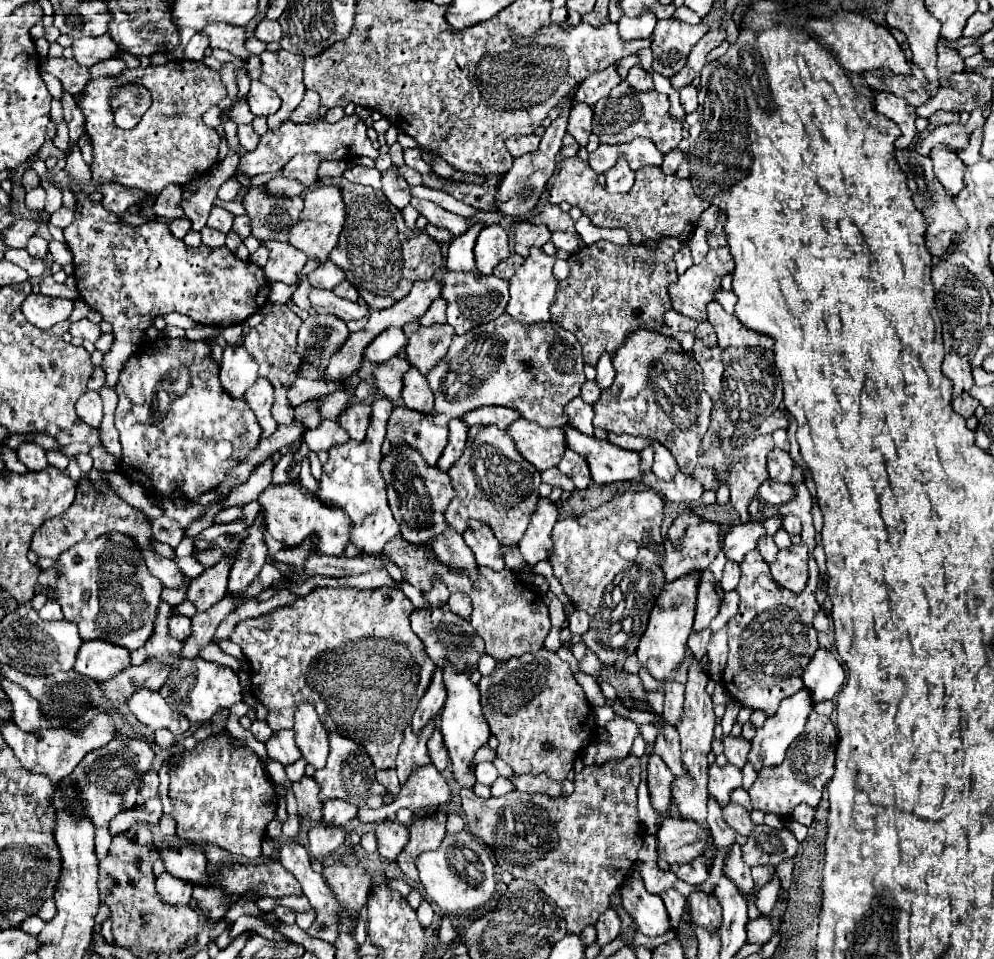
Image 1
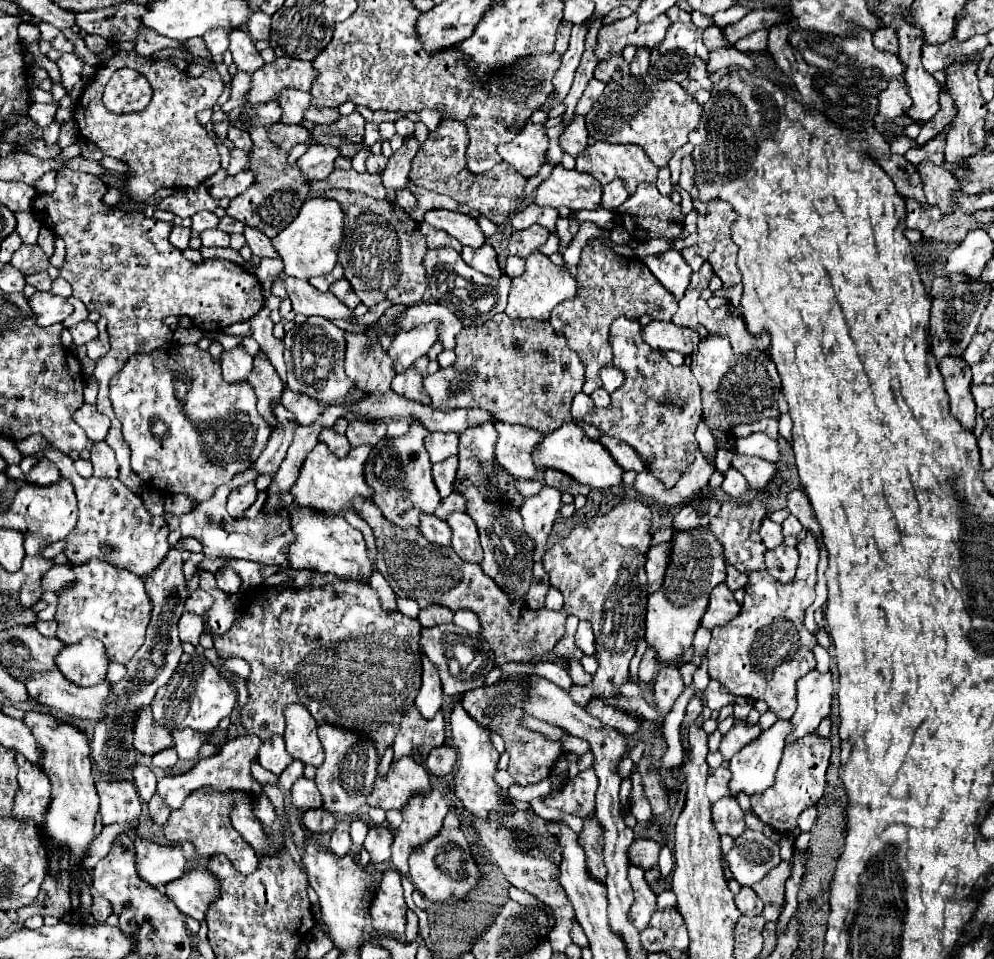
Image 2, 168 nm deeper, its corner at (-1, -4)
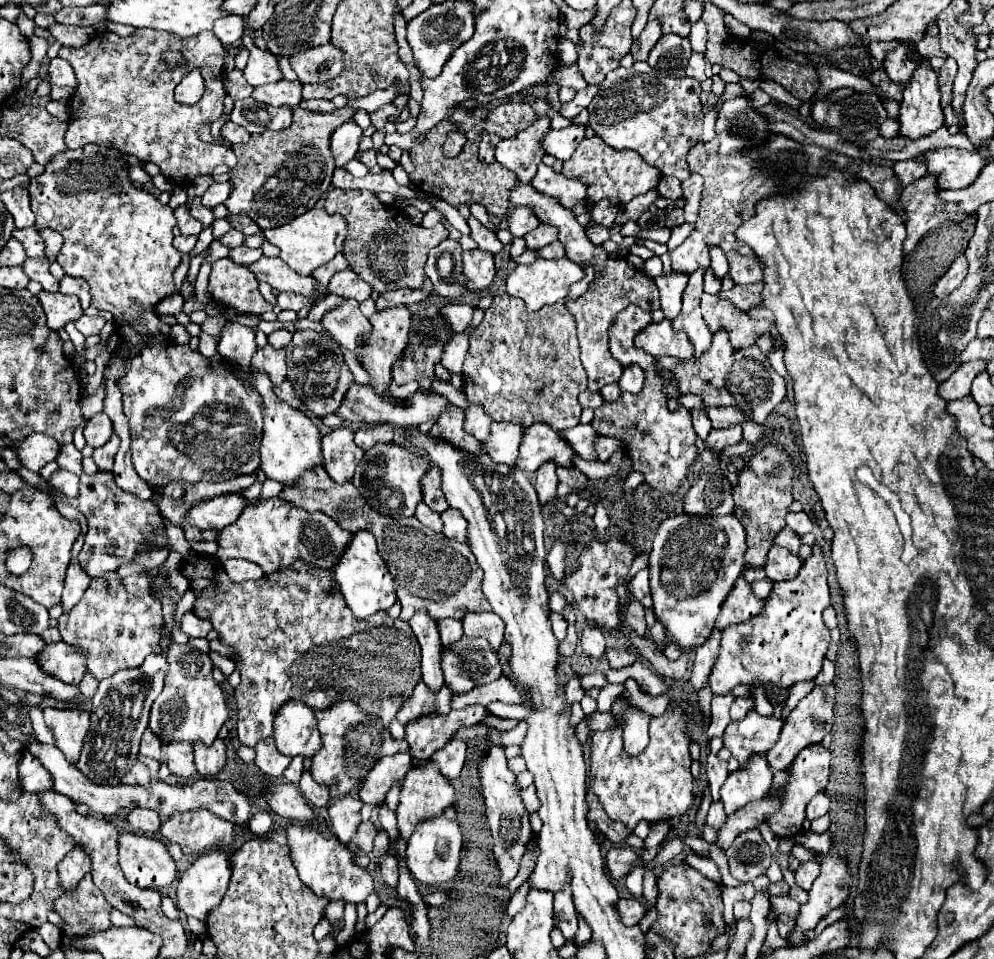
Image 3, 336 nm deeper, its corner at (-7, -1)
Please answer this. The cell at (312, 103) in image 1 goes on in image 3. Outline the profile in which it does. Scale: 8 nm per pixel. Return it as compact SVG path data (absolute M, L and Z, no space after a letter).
M280 80L274 84L266 84L266 86L258 86L252 94L252 98L256 98L258 102L264 102L268 106L290 106L292 110L296 110L302 102L302 84L290 82L290 80Z

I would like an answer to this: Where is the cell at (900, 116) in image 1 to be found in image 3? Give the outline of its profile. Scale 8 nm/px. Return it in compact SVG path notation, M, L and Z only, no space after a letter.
M902 42L896 50L892 50L886 60L884 60L884 70L888 74L890 80L906 86L910 82L910 76L914 72L914 68L918 68L918 62L908 58L908 50L912 46L908 42Z

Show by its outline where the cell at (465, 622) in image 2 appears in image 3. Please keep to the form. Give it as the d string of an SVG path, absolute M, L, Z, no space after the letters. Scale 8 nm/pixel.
M470 612L468 616L464 616L462 626L464 626L466 636L470 638L482 636L494 646L494 650L498 650L498 646L504 640L504 622L494 612L488 612L488 614Z

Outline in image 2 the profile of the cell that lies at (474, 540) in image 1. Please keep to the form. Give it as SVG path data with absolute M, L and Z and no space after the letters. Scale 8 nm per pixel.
M450 513L450 517L446 517L446 523L452 529L452 549L460 555L460 559L468 563L480 563L482 549L476 523L466 513Z

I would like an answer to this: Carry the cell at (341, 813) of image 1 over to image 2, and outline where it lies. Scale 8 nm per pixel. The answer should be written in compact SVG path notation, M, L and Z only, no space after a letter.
M320 807L320 809L304 811L300 817L300 823L302 823L302 827L306 827L312 833L326 833L326 831L334 829L336 819L332 813L328 813L326 809Z

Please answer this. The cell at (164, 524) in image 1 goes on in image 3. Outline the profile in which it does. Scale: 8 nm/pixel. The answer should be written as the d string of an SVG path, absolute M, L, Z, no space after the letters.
M256 468L252 474L230 478L226 482L222 482L222 484L212 484L212 482L198 482L198 484L172 482L170 486L158 490L158 492L162 492L162 500L160 500L158 508L162 510L166 520L180 526L194 502L208 500L208 498L214 498L218 494L246 490L248 486L252 486L256 482L258 472L260 472L260 468Z

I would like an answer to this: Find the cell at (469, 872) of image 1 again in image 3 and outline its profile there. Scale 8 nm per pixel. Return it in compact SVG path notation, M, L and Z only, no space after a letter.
M444 816L438 818L428 818L422 822L406 848L406 864L412 876L430 888L440 888L448 882L452 882L458 876L458 866L460 866L460 852L462 852L462 830L458 822L448 820Z

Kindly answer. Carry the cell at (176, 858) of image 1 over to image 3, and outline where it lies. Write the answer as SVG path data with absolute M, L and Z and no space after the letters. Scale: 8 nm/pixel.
M122 832L118 854L128 882L136 886L162 890L176 880L176 864L166 844L156 838Z

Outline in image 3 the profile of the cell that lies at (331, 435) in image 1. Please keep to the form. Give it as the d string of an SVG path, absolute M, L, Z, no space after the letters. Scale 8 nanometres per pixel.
M336 428L322 438L322 456L324 468L334 478L334 482L346 482L354 476L356 466L360 464L360 448L354 444L350 428Z

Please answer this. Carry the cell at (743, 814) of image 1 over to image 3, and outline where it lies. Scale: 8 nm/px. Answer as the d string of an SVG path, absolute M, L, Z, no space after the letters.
M712 802L710 804L710 810L708 810L708 818L706 818L706 824L720 830L724 824L726 824L726 812L724 812L724 806L722 802Z

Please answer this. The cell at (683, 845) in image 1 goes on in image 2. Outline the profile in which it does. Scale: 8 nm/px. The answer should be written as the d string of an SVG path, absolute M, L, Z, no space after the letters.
M636 839L628 849L628 863L642 869L650 869L658 865L658 853L660 853L658 843L648 839Z

